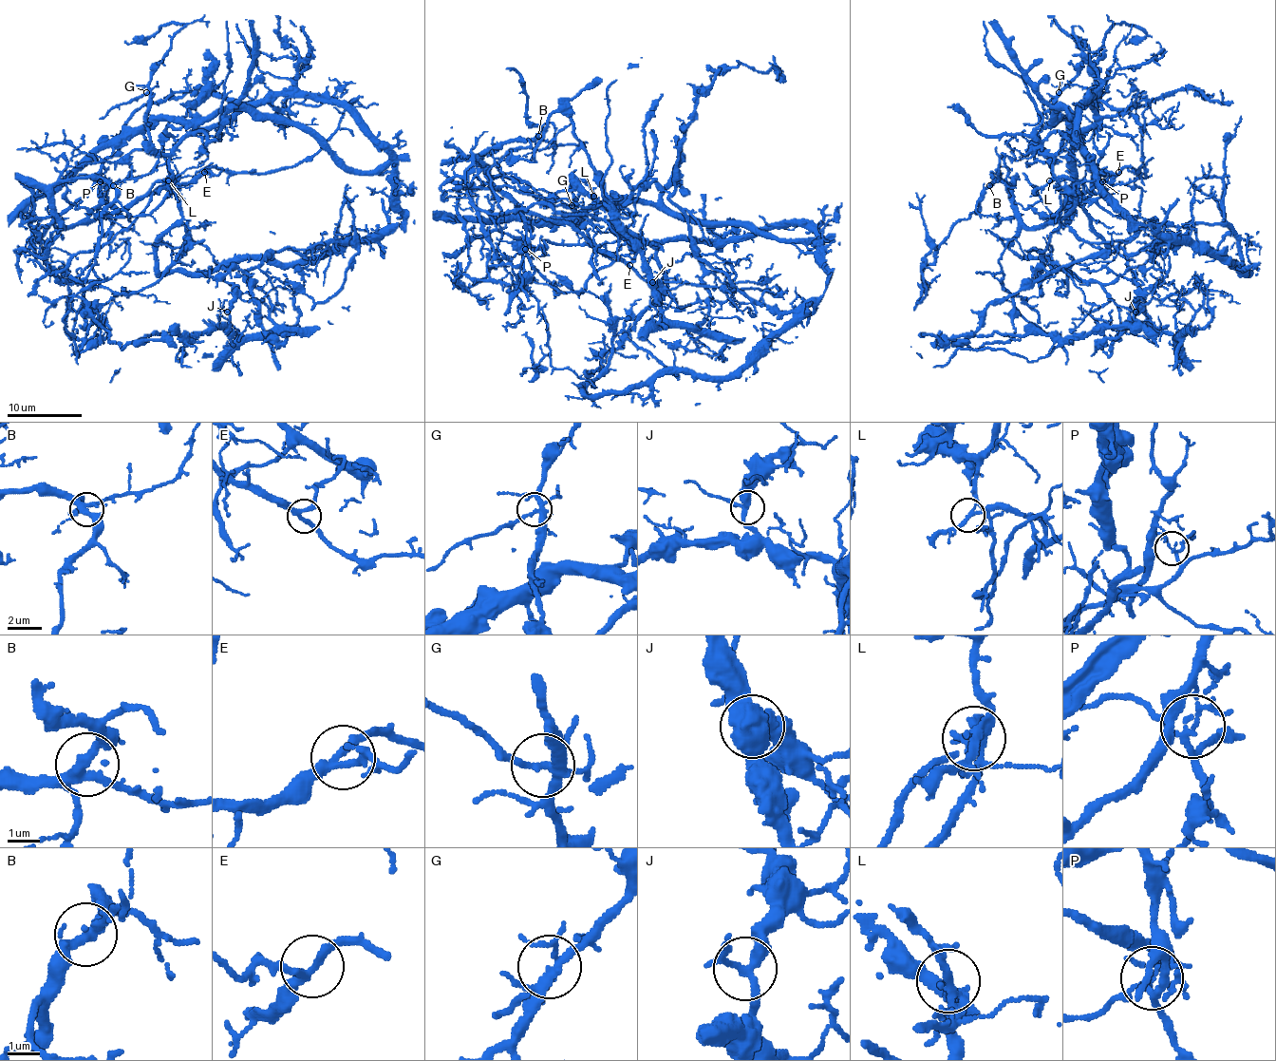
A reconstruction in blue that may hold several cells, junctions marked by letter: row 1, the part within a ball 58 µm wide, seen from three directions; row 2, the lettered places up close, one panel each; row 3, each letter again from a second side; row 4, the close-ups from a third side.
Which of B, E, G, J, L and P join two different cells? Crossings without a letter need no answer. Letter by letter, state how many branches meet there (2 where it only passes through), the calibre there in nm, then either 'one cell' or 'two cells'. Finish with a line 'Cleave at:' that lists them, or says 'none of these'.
B: 5 | 320 nm | one cell
E: 3 | 240 nm | one cell
G: 4 | 280 nm | one cell
J: 4 | 260 nm | one cell
L: 3 | 180 nm | two cells
P: 5 | 140 nm | two cells
Cleave at: L, P

